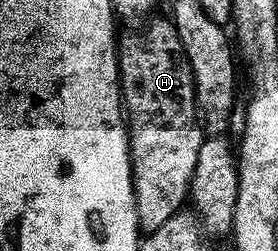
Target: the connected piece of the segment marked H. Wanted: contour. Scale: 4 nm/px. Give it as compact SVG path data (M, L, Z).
M159 17L156 21L148 20L140 33L135 33L132 37L127 37L118 42L119 51L119 91L123 102L123 112L127 123L127 142L131 148L131 178L133 179L133 191L135 192L135 202L137 203L137 215L139 216L139 228L144 234L157 231L161 223L165 223L173 214L180 212L184 208L191 191L191 180L193 179L193 167L197 167L197 151L201 151L201 143L205 136L204 126L201 124L199 107L195 104L195 80L191 74L191 64L185 55L185 47L181 43L181 35L177 35L177 27L174 20Z

